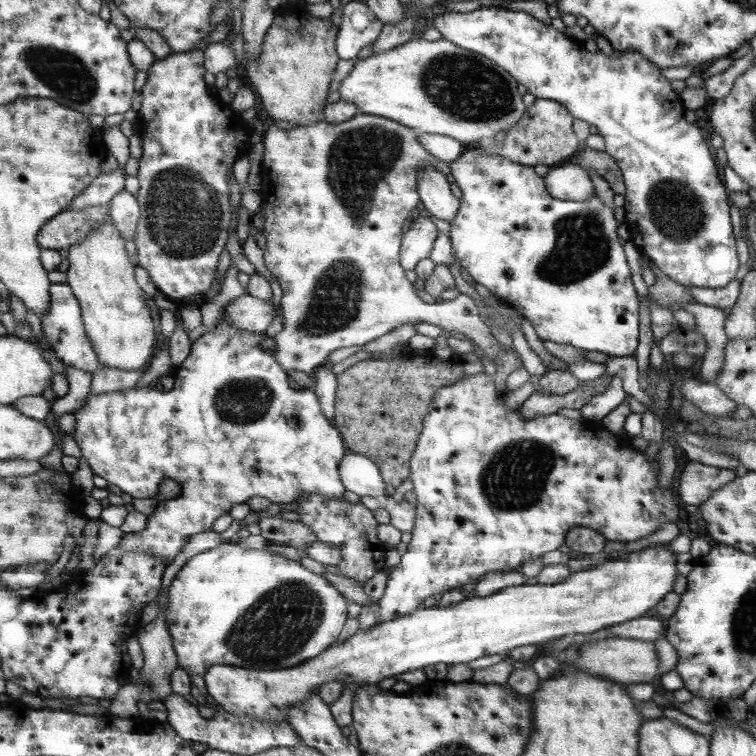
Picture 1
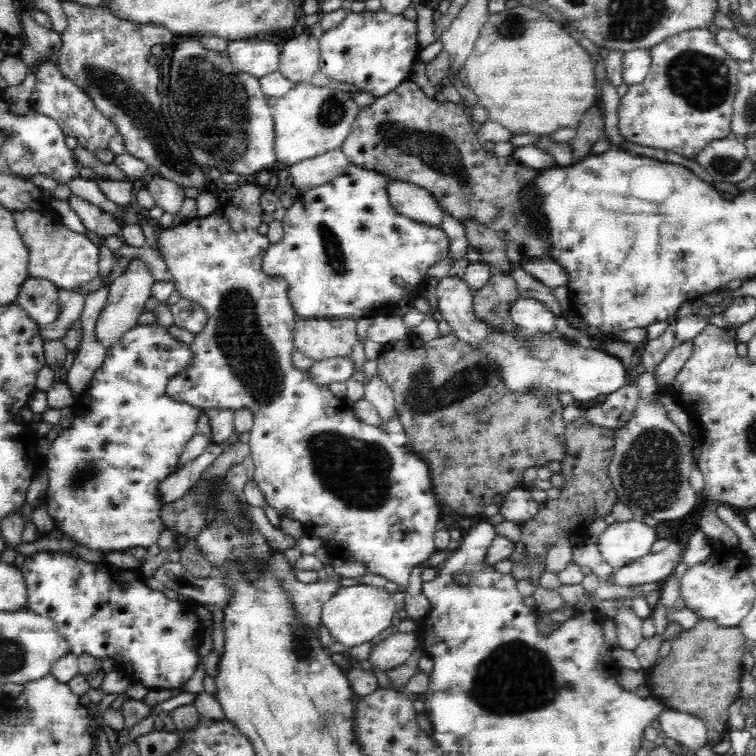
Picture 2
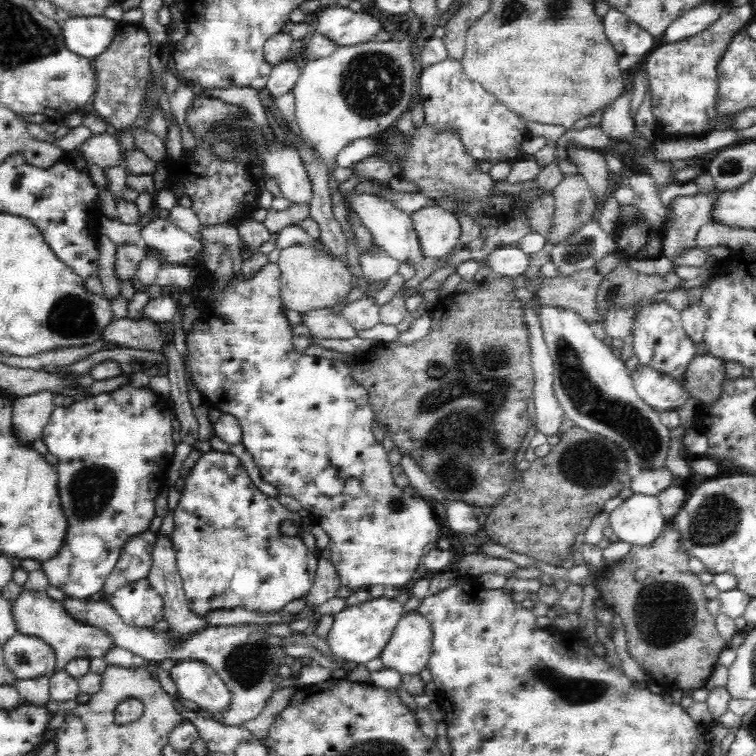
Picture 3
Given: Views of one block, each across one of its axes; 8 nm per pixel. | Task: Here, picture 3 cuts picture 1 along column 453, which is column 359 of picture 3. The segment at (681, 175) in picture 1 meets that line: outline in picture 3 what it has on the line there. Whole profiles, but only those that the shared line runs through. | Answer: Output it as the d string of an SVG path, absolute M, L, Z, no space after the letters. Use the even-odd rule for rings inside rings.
M326 8L320 12L317 31L337 46L364 44L376 40L384 30L382 22L370 14L358 14L350 8Z

